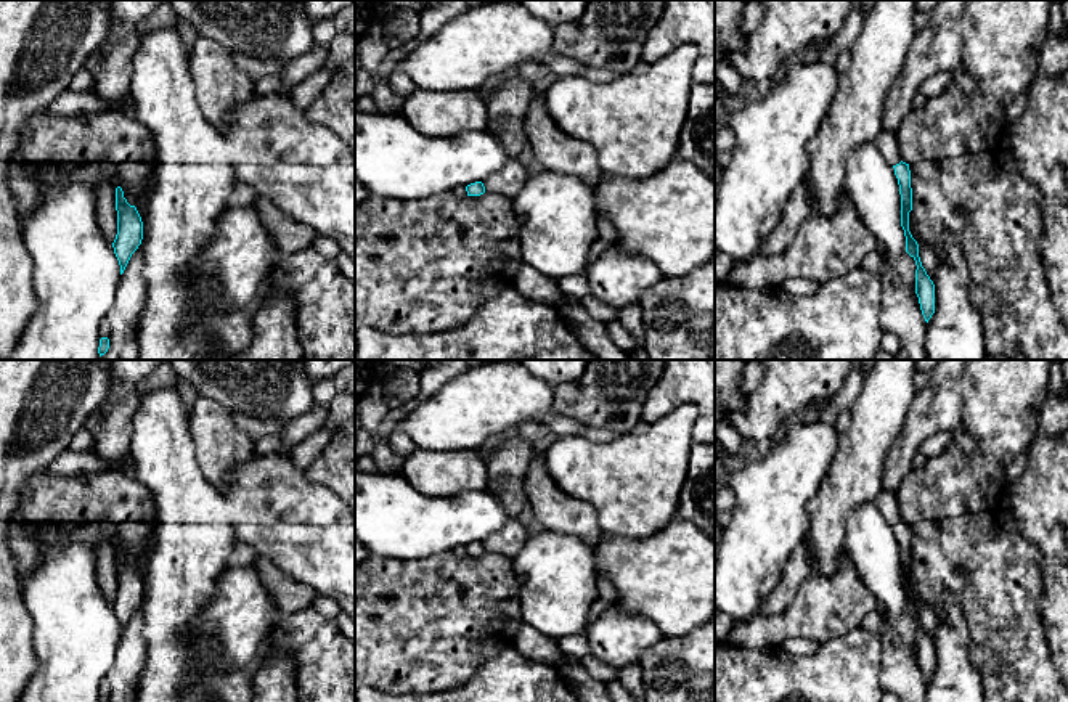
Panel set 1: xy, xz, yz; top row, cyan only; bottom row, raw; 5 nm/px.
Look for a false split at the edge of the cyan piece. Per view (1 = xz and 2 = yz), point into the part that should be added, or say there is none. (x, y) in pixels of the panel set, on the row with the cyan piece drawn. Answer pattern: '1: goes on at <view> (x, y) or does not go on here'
1: does not go on here
2: does not go on here

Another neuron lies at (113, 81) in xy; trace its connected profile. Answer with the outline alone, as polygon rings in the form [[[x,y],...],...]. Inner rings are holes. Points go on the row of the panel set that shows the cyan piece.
[[[135,39],[120,42],[119,45],[103,43],[101,66],[95,76],[95,92],[106,100],[109,111],[125,111],[124,100],[130,96],[130,82],[133,74],[133,56],[138,43]]]

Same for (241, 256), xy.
[[[252,204],[228,207],[214,236],[194,259],[201,310],[252,307],[273,273],[279,252]]]

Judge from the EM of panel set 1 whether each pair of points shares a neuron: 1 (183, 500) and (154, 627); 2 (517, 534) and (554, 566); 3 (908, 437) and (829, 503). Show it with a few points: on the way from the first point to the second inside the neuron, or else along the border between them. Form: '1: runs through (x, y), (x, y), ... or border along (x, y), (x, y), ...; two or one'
1: runs through (191, 532), (191, 551), (172, 595); one
2: border along (530, 535), (513, 558); two
3: border along (904, 421), (900, 436), (885, 458), (882, 489); two

